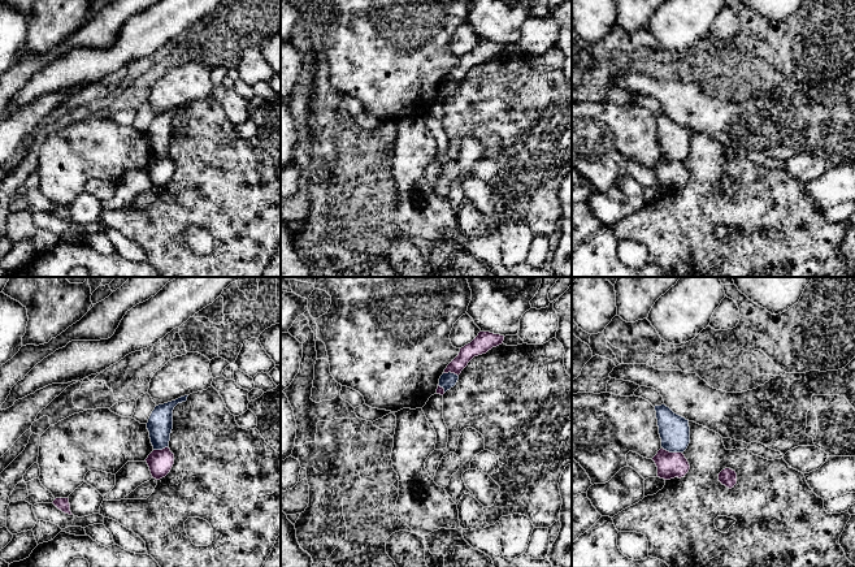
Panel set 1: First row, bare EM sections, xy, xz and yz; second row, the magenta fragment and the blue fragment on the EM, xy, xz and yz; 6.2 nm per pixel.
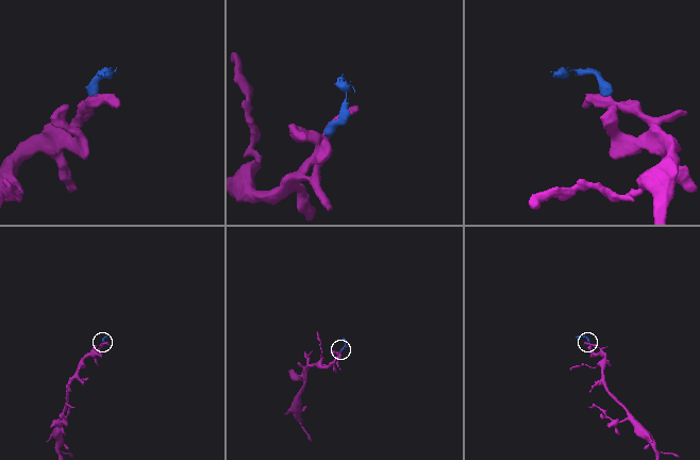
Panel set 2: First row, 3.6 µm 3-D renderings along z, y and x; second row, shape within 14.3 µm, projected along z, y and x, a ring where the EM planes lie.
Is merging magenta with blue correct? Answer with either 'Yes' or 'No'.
No

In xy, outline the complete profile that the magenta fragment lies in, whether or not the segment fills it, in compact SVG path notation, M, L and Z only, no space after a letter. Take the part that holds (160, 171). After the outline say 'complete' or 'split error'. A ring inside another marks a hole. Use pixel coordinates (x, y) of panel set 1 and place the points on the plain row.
M169 156L162 159L153 159L146 170L149 176L152 186L160 189L170 181L174 173L174 163Z | complete

